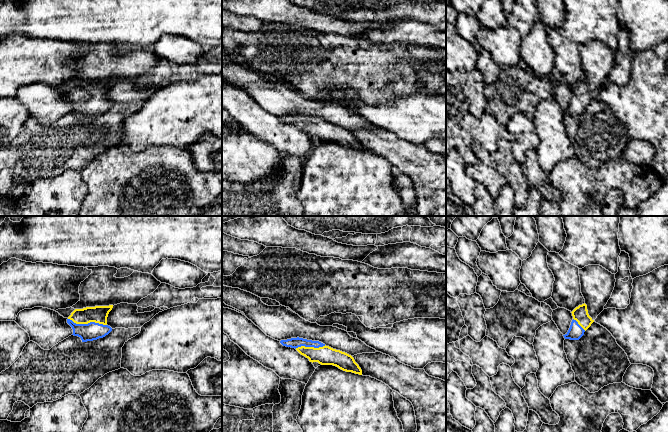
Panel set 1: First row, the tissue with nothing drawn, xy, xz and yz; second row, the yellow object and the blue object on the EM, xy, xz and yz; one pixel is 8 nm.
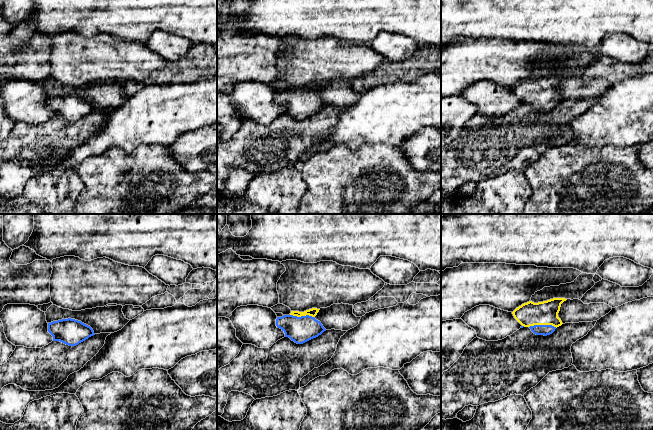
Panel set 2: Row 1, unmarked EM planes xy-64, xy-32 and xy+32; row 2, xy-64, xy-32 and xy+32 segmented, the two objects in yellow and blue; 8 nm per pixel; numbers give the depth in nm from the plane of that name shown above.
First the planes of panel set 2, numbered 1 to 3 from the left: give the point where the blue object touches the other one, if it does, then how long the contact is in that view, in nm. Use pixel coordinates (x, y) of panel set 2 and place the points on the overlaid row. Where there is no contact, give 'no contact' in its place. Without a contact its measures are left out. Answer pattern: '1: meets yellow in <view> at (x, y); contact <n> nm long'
1: no contact
2: meets yellow in xy-32 at (302, 315); contact 190 nm long
3: meets yellow in xy+32 at (543, 324); contact 220 nm long

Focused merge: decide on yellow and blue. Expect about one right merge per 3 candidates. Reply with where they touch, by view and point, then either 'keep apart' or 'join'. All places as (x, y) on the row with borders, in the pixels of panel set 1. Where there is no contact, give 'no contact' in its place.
meets yellow in xy at (87, 323); join

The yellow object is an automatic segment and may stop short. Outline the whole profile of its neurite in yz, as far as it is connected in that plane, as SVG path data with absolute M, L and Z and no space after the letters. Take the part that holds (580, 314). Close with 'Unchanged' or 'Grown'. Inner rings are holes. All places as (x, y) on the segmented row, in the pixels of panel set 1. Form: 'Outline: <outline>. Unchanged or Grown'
Outline: M585 303L576 307L571 313L573 320L568 332L563 336L565 339L579 340L594 320L589 316Z. Grown

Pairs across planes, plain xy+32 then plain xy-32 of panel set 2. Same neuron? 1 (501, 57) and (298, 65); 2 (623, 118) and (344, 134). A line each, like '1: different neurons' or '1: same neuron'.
1: different neurons
2: same neuron

